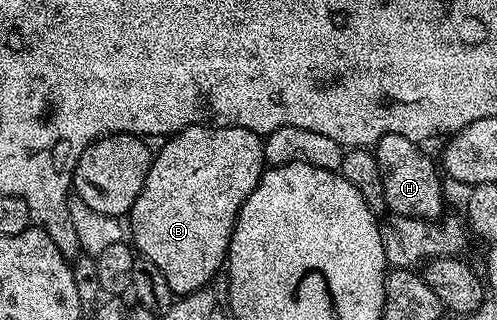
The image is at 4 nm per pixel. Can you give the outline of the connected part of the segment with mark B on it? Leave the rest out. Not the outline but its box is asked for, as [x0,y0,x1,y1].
[127,124,265,296]

